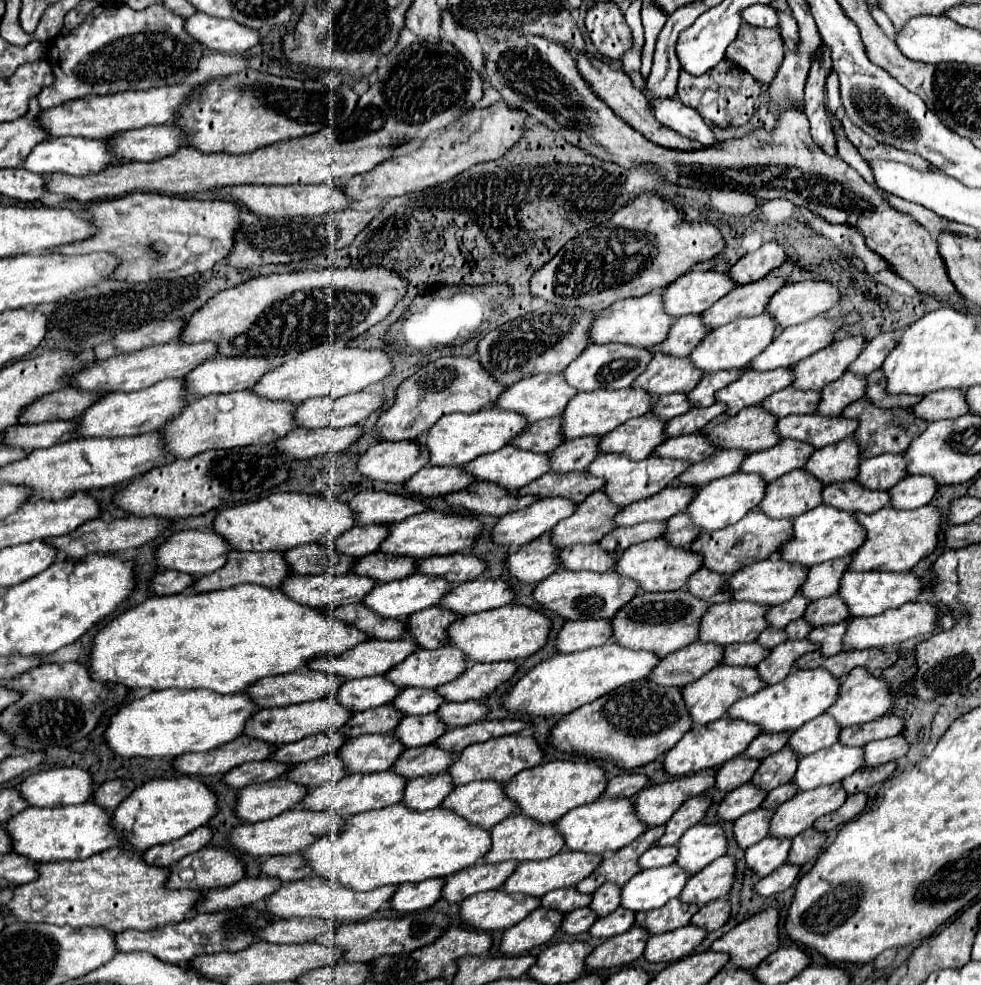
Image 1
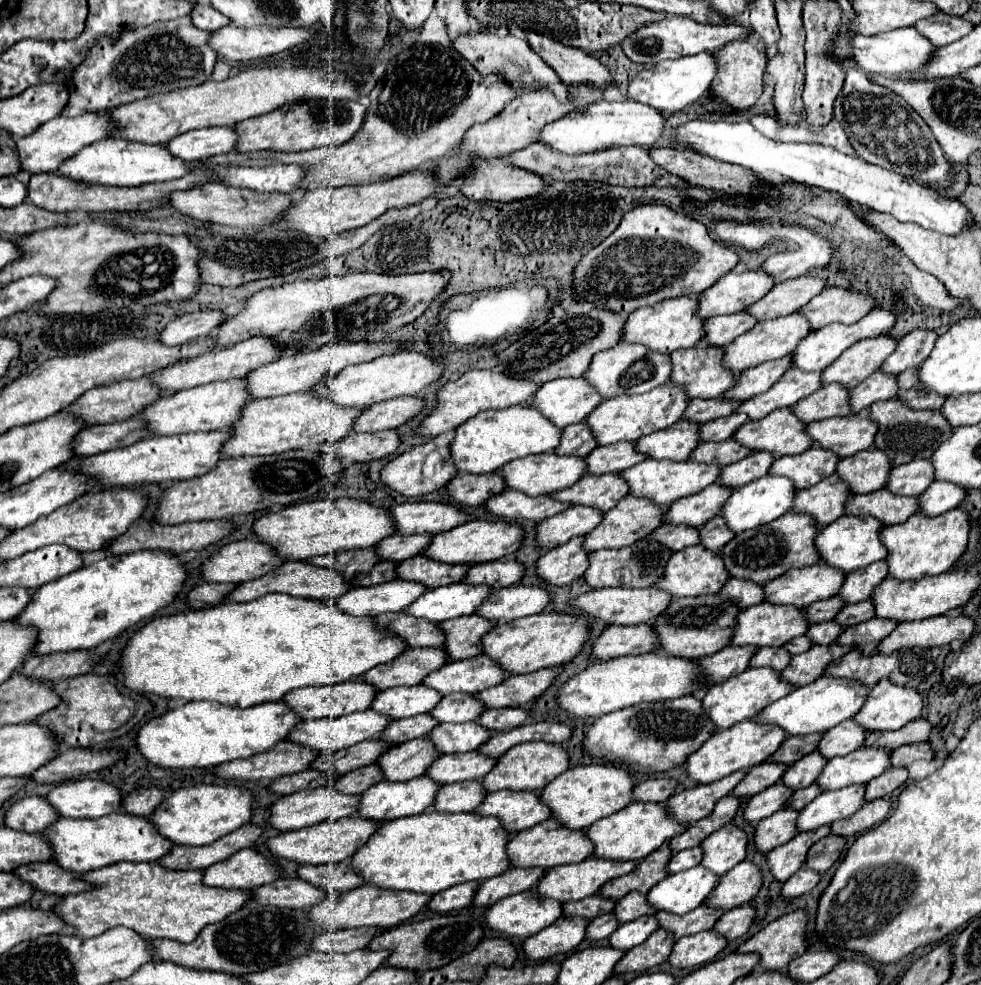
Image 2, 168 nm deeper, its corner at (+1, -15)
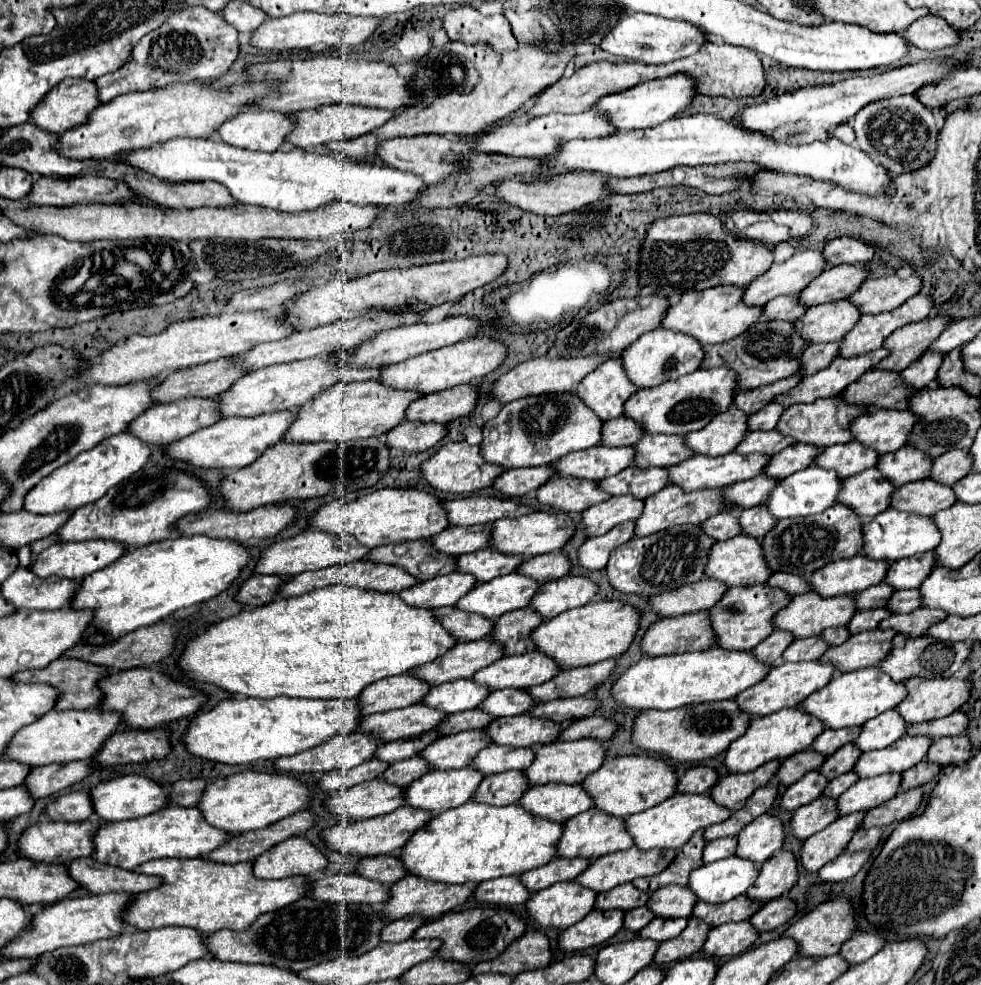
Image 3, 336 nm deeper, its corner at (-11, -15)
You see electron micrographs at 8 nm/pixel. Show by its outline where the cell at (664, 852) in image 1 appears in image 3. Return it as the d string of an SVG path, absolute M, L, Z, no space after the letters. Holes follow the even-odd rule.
M730 836L730 838L720 838L720 840L712 840L704 846L704 854L702 854L702 860L704 864L708 862L716 862L716 860L722 860L722 858L728 858L734 854L734 848L736 848L736 838Z

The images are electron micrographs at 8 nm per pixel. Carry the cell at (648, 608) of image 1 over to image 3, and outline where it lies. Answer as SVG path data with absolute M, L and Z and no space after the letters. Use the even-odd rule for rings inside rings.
M758 584L752 588L728 588L710 610L706 610L712 632L716 638L716 648L722 650L750 650L756 644L760 644L766 636L772 634L772 616L784 608L784 604L790 600L790 596L782 590L772 590L766 584Z

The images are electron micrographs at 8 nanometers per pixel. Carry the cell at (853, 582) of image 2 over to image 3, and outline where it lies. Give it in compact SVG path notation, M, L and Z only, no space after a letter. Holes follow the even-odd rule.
M932 552L902 558L888 566L888 574L884 576L882 582L894 590L912 590L920 586L920 580L924 580L924 576L928 576L928 570L932 568L934 568Z

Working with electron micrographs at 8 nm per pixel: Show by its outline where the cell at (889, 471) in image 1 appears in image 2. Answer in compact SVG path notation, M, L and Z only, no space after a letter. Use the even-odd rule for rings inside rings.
M912 460L908 464L894 466L886 488L900 496L920 496L932 482L934 482L932 462Z

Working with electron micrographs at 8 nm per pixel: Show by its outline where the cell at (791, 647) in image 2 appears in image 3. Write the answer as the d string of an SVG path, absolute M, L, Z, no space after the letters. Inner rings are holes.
M840 626L840 628L836 628L836 630L834 630L834 628L824 630L820 636L822 636L822 640L828 642L830 646L836 646L836 644L842 644L850 634L848 634L848 630L846 630L844 626Z

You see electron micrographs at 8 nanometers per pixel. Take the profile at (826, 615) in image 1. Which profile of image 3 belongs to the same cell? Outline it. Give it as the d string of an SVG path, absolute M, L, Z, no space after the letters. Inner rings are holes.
M900 590L890 596L884 608L890 610L892 614L906 614L906 612L916 610L918 606L920 606L920 596L916 590Z

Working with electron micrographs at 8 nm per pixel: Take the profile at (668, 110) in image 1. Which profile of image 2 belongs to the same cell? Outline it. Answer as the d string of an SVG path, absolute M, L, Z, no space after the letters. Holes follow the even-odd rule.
M600 100L582 110L574 110L566 114L564 118L554 120L552 124L546 124L536 136L536 140L544 142L556 152L580 156L580 154L608 150L610 146L646 146L650 148L658 144L662 130L664 130L664 116L650 106L636 104L630 100L624 100L624 102Z

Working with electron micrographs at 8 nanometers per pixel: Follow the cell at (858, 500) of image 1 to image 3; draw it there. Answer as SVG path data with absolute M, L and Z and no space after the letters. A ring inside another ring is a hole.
M918 480L896 488L890 498L890 508L920 514L920 516L934 516L938 510L950 508L954 504L952 488L936 484L934 480Z

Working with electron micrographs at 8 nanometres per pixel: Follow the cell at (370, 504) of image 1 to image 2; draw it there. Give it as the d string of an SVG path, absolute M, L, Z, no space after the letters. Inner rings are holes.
M406 502L392 508L390 512L400 534L440 534L472 520L472 516L462 512L458 506L442 502Z

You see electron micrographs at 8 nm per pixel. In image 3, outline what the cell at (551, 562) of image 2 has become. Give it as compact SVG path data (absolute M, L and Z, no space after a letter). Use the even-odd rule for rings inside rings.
M628 522L628 524L620 524L620 526L612 528L610 532L602 534L602 536L588 538L578 548L578 562L586 570L602 570L608 564L610 552L616 546L620 546L632 538L632 528L634 528L634 522Z

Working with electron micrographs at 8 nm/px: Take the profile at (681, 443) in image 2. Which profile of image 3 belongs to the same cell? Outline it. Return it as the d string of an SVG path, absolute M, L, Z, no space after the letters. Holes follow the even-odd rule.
M734 406L710 420L704 428L684 436L686 446L694 454L722 456L736 448L736 444L746 434L746 414Z

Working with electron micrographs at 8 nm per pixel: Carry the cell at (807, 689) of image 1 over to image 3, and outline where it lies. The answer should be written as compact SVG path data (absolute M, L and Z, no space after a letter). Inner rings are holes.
M872 666L868 670L836 674L830 680L830 684L812 692L806 700L800 702L798 708L820 720L824 728L848 728L848 726L860 726L866 720L886 710L892 710L900 700L904 700L904 684L890 680L888 674Z

